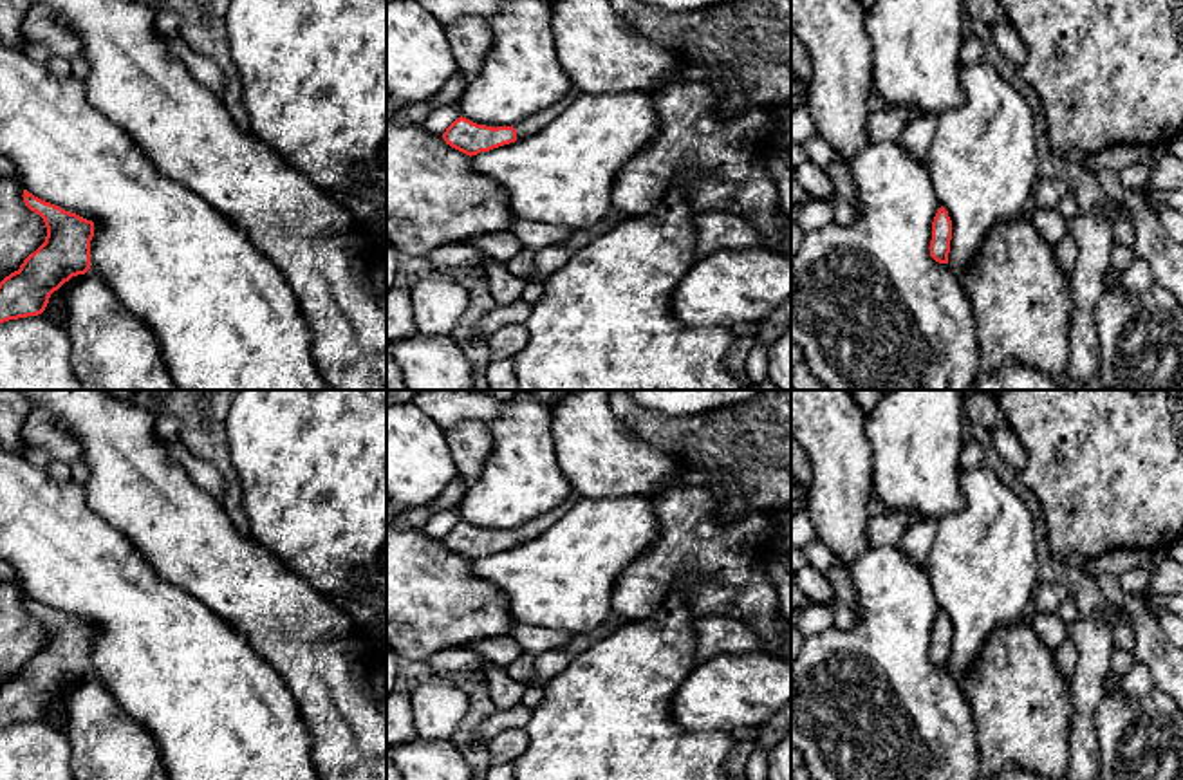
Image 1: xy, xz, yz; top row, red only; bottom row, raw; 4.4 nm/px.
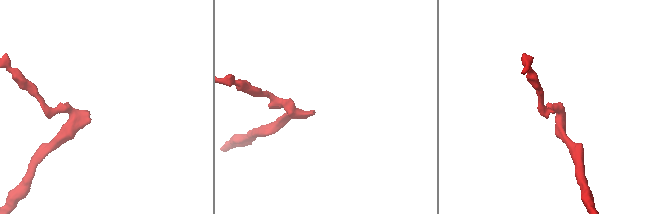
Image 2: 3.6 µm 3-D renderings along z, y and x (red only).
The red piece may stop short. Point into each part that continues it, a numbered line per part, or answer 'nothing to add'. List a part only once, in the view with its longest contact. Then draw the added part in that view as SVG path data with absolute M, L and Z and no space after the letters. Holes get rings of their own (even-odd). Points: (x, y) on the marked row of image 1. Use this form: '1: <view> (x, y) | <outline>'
1: xz (535, 123) | M574 88L569 96L562 101L554 103L549 108L540 110L538 114L515 123L513 128L517 130L517 139L524 139L535 132L540 132L545 125L549 125L558 114L562 114L573 99L576 99L580 92Z

